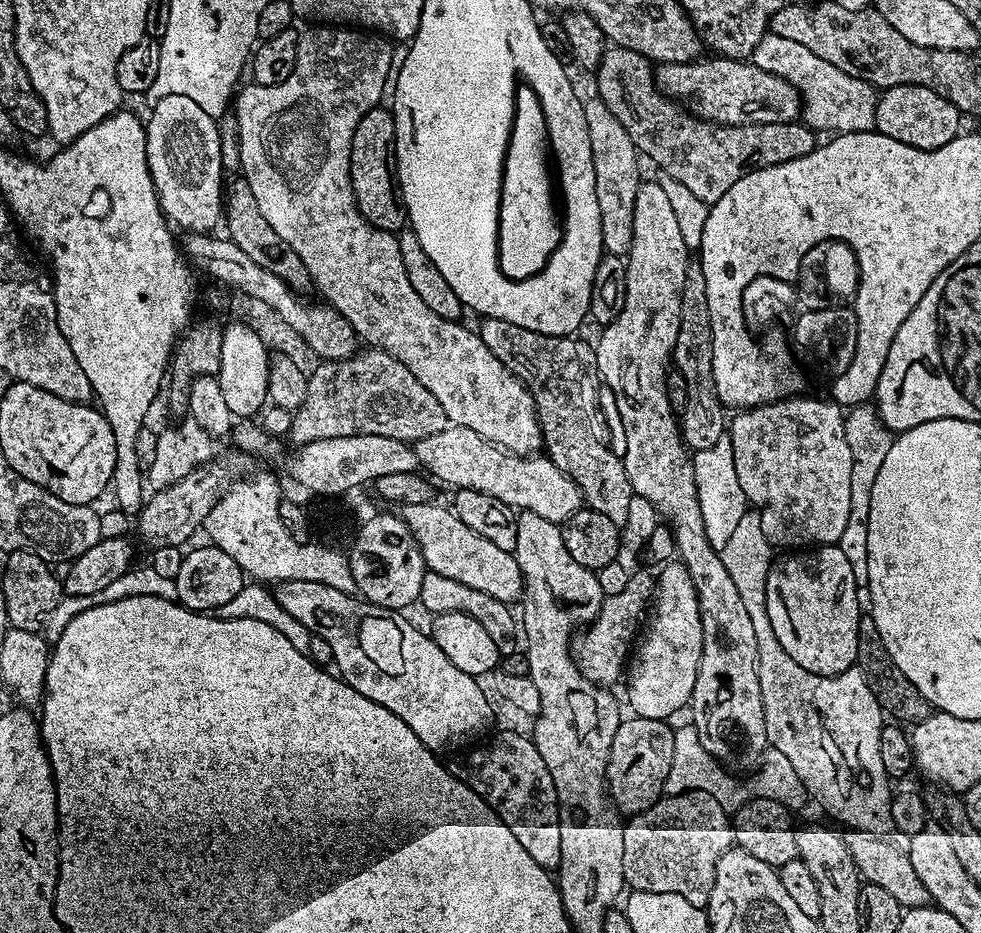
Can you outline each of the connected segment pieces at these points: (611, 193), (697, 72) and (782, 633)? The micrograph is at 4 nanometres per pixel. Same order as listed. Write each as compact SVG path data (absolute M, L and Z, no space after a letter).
M599 98L584 100L586 130L590 134L590 150L594 158L594 186L598 194L598 214L602 218L602 242L609 256L627 257L630 242L634 242L634 198L642 183L641 157L622 122L610 114L606 102Z
M701 58L691 64L656 64L656 87L701 120L733 128L739 124L791 124L802 116L800 91L786 78L770 74L747 59Z
M822 544L813 547L811 550L792 550L787 554L777 555L773 559L772 568L766 578L766 614L770 614L770 626L774 626L774 635L778 637L778 642L782 642L782 650L786 650L786 654L790 654L790 658L794 658L794 662L798 662L798 666L802 666L802 670L810 670L819 676L837 676L856 664L858 622L862 615L860 596L862 600L862 592L854 582L854 570L850 567L850 561L846 559L846 554L842 554L842 550L835 544Z

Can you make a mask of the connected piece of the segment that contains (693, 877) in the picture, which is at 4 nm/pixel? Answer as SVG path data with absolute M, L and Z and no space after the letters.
M705 792L665 795L645 812L635 813L624 824L622 874L634 892L678 894L694 906L704 908L714 886L718 858L733 847L733 821L729 813Z

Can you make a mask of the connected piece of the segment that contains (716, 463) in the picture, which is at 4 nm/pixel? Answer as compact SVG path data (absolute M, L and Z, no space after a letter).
M731 439L719 440L709 449L693 453L692 469L707 542L716 552L720 552L726 546L733 530L738 527L742 514L750 508L746 494L742 494L742 485L738 483L738 474L734 470Z

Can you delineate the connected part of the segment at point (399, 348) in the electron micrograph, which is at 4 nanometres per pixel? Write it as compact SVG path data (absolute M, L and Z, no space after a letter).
M308 26L308 29L303 29L300 32L294 74L290 74L290 78L286 78L286 82L278 82L278 86L262 86L255 82L248 82L248 85L245 83L235 97L234 115L236 129L240 132L240 172L246 182L250 184L251 193L254 194L255 201L258 202L259 209L270 224L271 229L300 257L303 266L309 272L309 278L312 280L311 287L315 291L320 291L324 295L321 297L331 304L337 312L340 312L342 318L346 318L346 322L350 322L357 337L363 343L365 340L365 345L380 348L382 351L390 353L394 358L398 358L398 362L402 362L402 366L406 366L406 370L410 370L410 374L414 374L414 378L418 378L418 382L422 382L422 386L426 386L426 390L430 390L430 394L434 394L434 398L438 398L438 406L442 406L442 410L455 427L474 430L474 434L478 434L483 440L498 445L506 452L513 452L515 456L530 456L539 453L542 448L540 423L536 417L536 407L528 388L513 372L506 370L506 366L502 366L502 362L498 362L498 358L494 358L490 346L486 346L486 342L482 342L479 331L472 329L471 332L470 329L463 328L463 323L460 320L447 320L434 314L434 310L430 310L430 306L426 306L426 302L422 302L422 298L418 298L414 286L410 286L410 278L406 278L406 266L402 266L402 250L399 239L393 233L376 228L360 213L356 205L356 191L352 188L352 179L350 178L352 139L358 122L362 122L365 114L384 100L386 78L393 75L394 72L391 46L393 47L383 35L373 34L368 30L357 30L352 26Z

